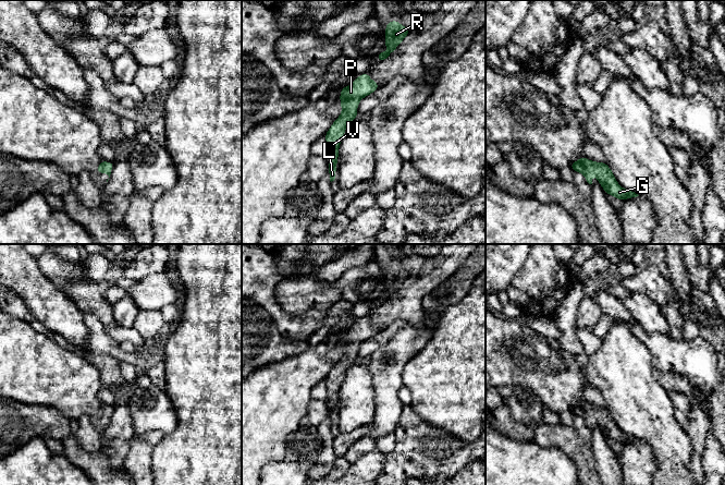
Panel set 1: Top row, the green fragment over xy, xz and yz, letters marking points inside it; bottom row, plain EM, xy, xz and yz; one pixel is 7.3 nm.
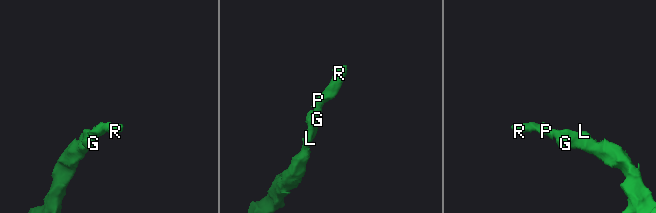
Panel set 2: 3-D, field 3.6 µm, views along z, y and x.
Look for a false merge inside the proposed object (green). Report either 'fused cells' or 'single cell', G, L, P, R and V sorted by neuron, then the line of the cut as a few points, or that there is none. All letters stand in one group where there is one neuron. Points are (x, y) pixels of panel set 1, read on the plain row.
single cell; G L P R V; no cut

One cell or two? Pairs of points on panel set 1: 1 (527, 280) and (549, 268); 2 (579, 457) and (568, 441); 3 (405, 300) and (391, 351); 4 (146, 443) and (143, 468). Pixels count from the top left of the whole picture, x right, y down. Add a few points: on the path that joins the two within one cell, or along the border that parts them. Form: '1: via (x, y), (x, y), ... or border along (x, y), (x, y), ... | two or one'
1: via (532, 280), (537, 280), (543, 274) | one
2: via (579, 453), (572, 445) | one
3: border along (408, 322), (418, 328), (425, 324) | two
4: via (143, 449), (143, 461) | one

